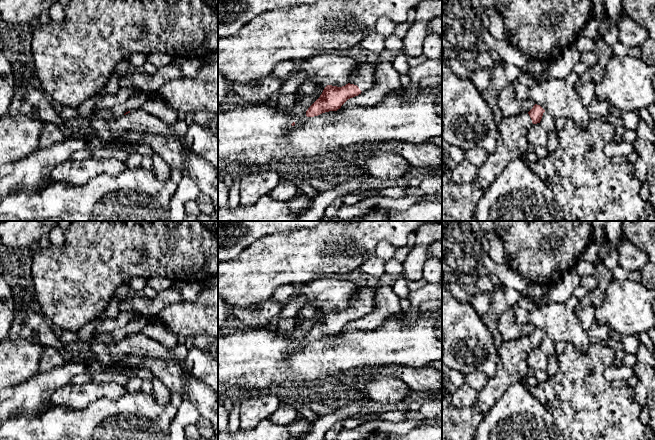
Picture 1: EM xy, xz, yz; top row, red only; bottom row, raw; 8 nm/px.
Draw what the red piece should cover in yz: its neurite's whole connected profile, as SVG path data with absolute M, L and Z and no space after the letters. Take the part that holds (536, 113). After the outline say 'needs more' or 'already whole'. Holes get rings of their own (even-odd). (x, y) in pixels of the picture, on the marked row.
M535 104L528 113L502 118L498 123L497 145L488 153L475 179L467 184L451 180L442 186L442 221L478 221L478 202L507 164L527 152L527 133L534 124L540 123L544 112Z; needs more

